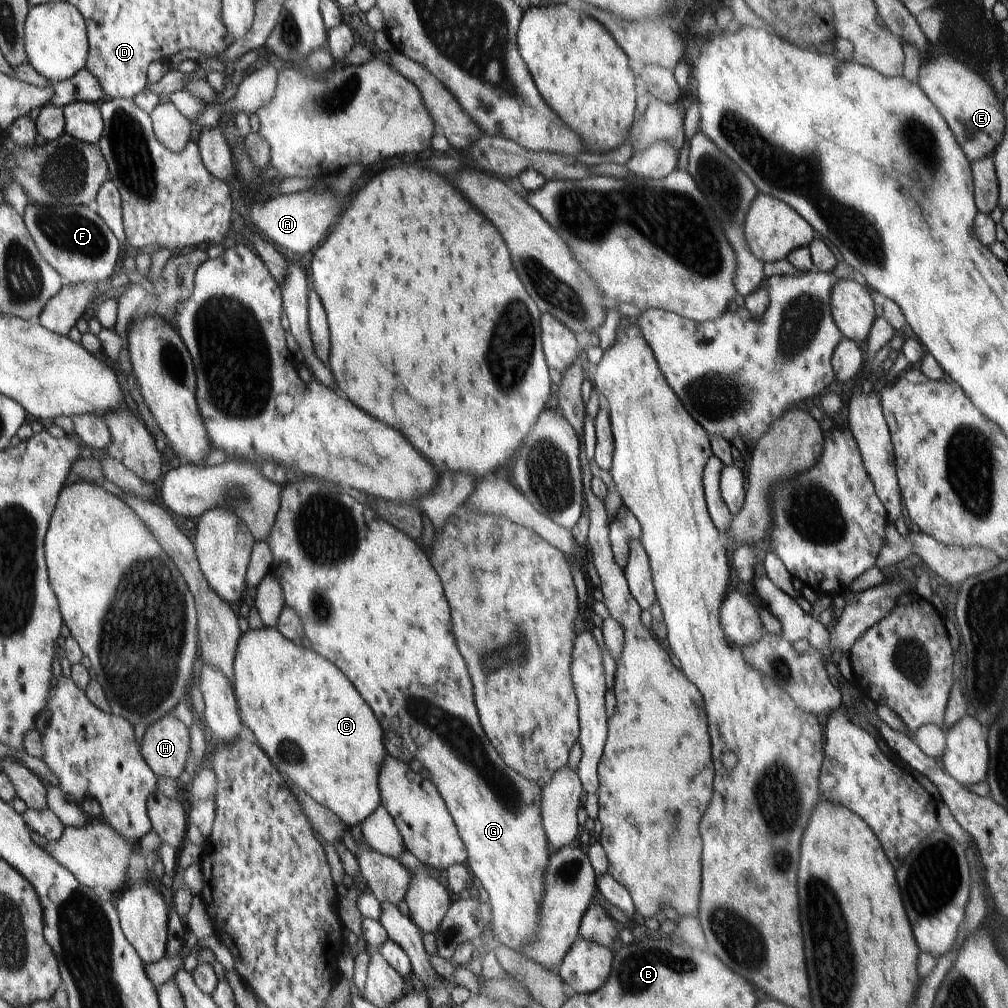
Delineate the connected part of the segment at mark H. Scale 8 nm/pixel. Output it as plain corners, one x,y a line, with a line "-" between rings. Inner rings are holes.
172,712
145,730
140,754
157,777
176,780
185,770
189,753
189,729

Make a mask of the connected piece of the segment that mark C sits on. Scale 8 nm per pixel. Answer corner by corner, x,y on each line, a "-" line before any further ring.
263,627
256,630
249,628
242,633
236,646
236,656
234,656
234,694
241,721
252,730
252,734
256,738
256,744
266,753
266,756
271,760
278,772
289,782
302,788
320,806
332,810
337,818
340,818
342,824
346,824
349,828
356,826
356,824
362,824
381,805
382,798
380,798
378,778
382,760
384,760
384,756
387,754
384,746
384,731
368,703
364,702
362,696
356,692
356,688
352,686
351,682
348,682
348,678
334,664
330,664
326,658
320,656
312,649
294,644
288,638
284,638
276,628

